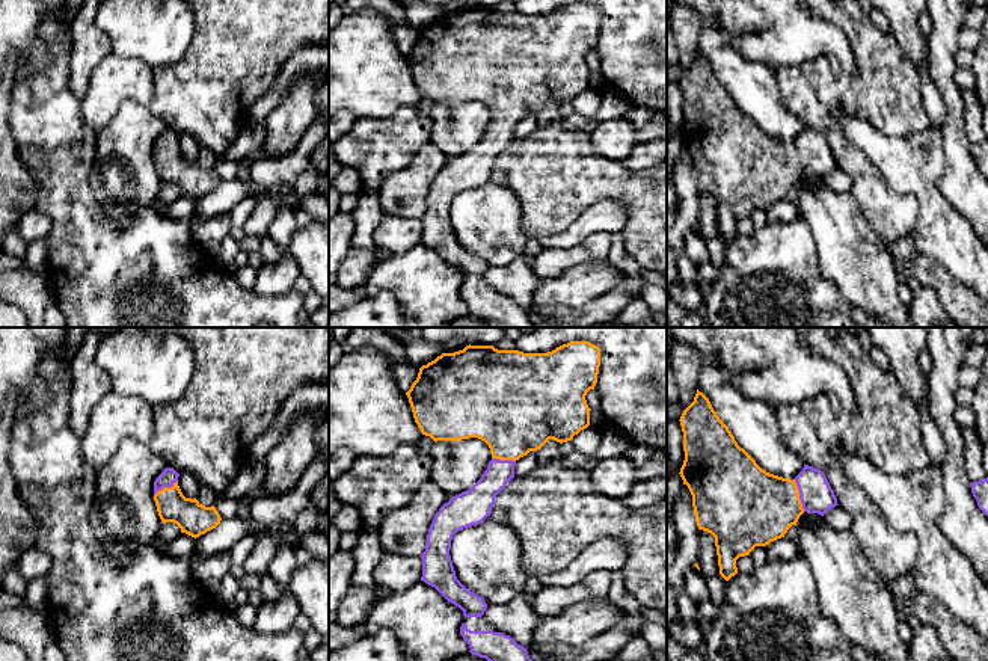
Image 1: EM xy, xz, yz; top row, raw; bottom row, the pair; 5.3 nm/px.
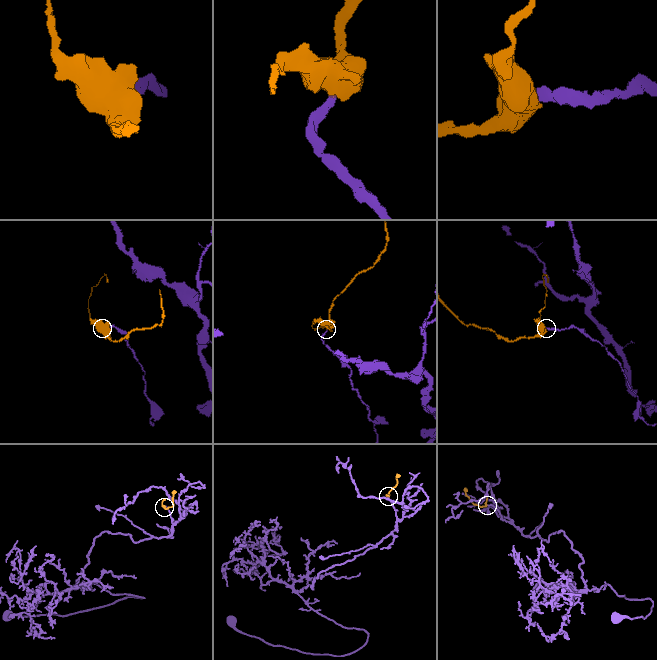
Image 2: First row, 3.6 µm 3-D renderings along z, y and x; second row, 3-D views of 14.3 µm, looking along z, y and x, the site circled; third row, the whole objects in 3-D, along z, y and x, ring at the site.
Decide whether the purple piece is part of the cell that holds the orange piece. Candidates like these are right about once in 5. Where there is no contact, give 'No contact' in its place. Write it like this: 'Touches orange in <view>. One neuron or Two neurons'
Touches orange in yz. One neuron

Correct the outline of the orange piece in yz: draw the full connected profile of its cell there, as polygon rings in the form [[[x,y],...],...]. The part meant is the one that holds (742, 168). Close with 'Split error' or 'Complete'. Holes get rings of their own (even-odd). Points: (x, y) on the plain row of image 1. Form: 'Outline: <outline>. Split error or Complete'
Outline: [[[698,51],[694,63],[683,72],[679,83],[685,113],[679,136],[692,157],[698,192],[715,199],[720,237],[726,243],[738,235],[736,222],[739,219],[750,217],[756,208],[766,208],[784,199],[804,174],[824,178],[830,171],[839,168],[834,152],[821,131],[804,127],[793,142],[762,131],[738,107],[709,60]]]. Split error

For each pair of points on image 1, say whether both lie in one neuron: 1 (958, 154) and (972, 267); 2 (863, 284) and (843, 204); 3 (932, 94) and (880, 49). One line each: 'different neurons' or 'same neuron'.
1: different neurons
2: same neuron
3: different neurons

